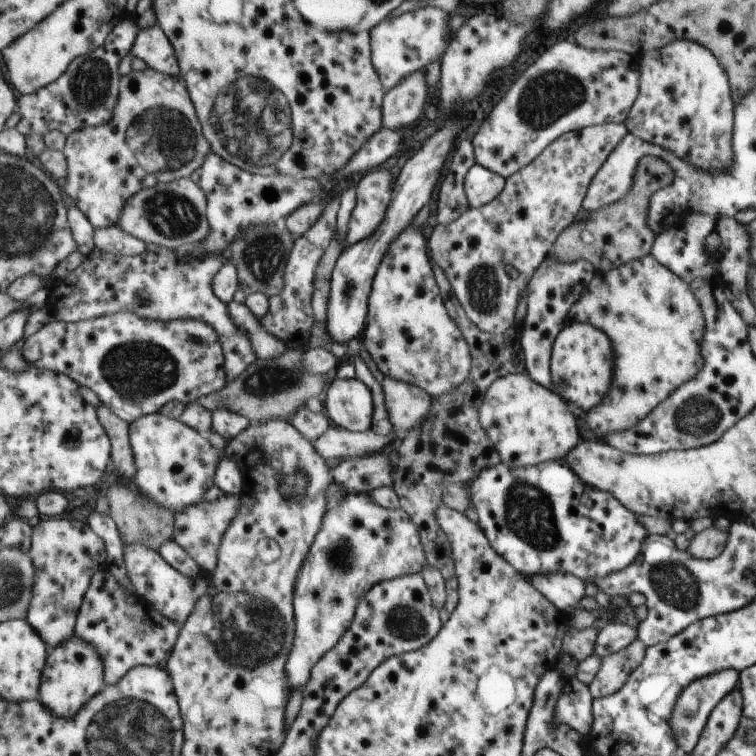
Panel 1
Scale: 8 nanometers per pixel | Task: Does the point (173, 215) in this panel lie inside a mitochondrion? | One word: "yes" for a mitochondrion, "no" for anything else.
yes

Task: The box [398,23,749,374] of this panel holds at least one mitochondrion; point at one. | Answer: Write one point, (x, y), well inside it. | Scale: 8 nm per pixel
(549, 98)

